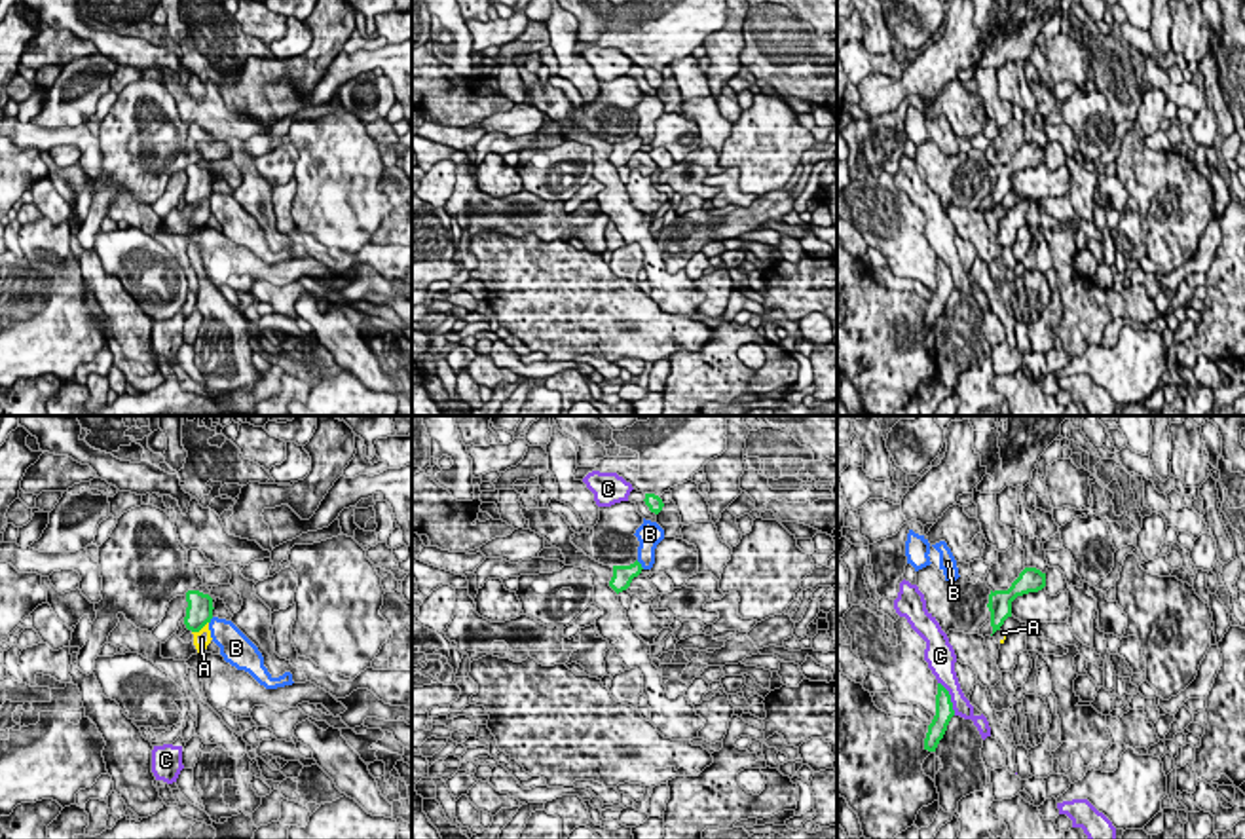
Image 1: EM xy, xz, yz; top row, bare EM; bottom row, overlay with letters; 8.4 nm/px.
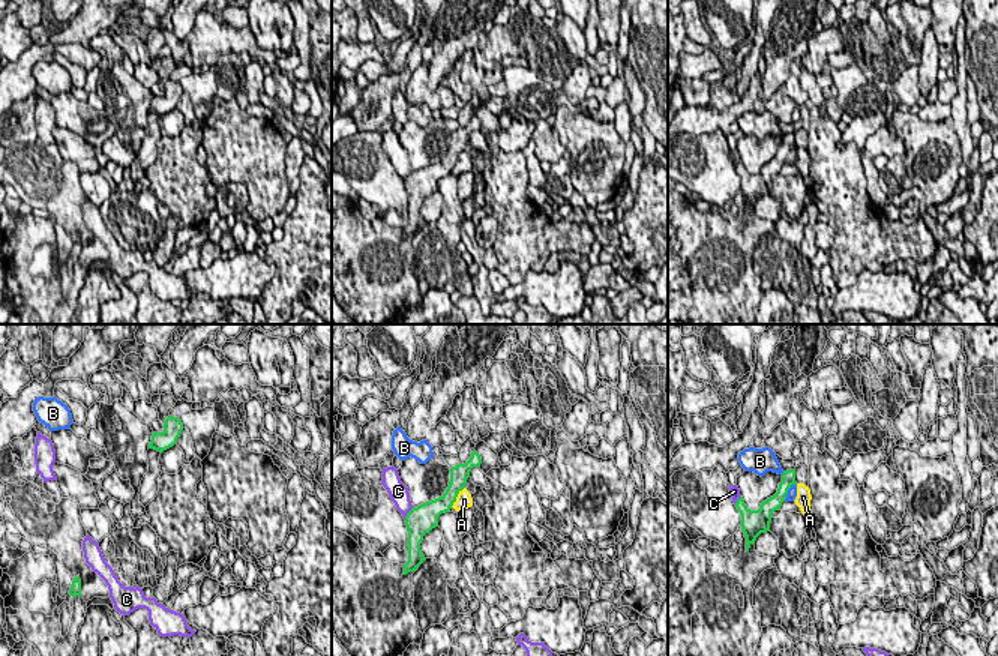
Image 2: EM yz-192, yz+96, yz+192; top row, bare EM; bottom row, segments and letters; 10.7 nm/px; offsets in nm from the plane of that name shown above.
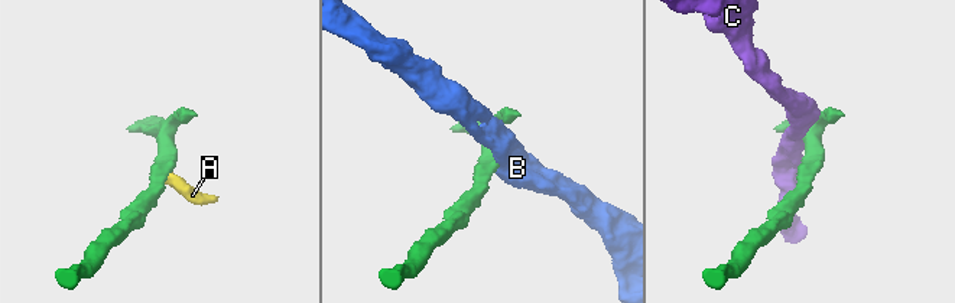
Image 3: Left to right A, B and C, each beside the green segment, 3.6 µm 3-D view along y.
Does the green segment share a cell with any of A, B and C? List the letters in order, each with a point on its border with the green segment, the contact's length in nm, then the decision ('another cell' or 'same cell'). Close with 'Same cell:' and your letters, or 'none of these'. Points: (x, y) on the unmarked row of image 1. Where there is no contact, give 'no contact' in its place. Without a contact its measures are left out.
A: xy (200, 204) | 180 nm | another cell
B: xz (640, 139) | 110 nm | another cell
C: yz (949, 274) | 320 nm | another cell
Same cell: none of these

